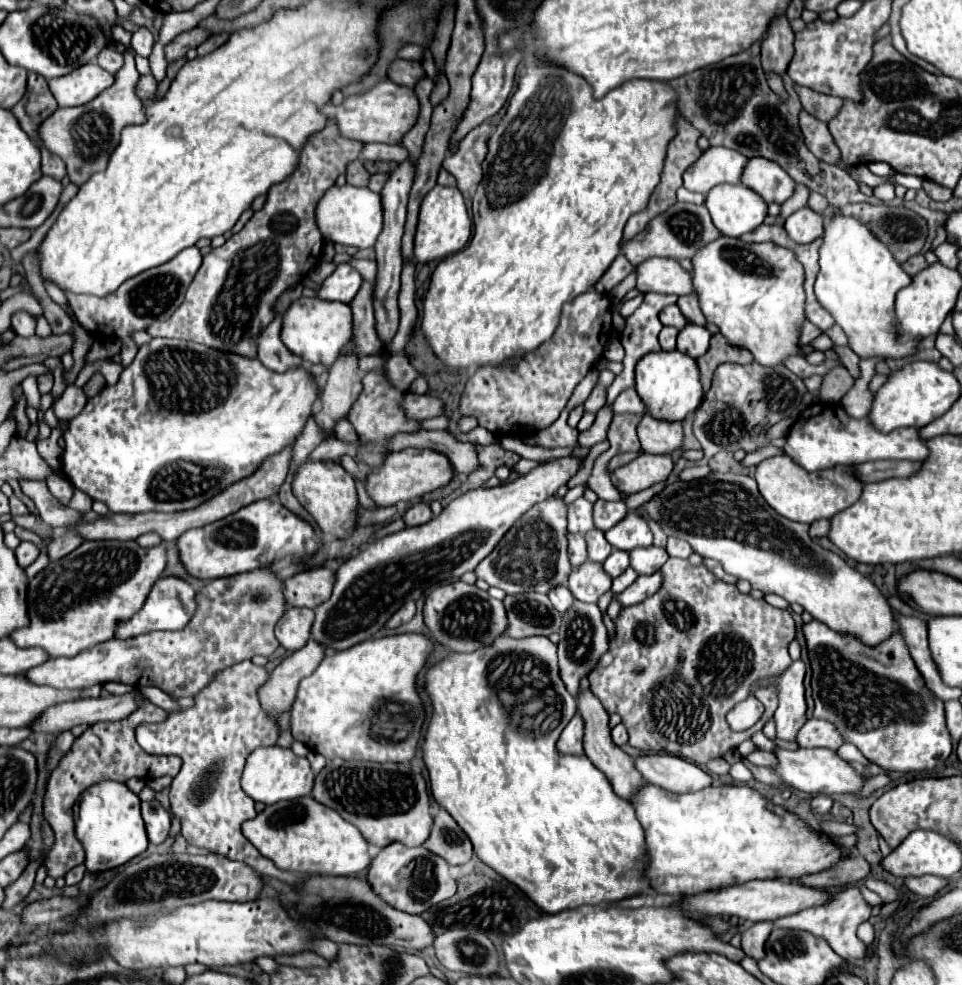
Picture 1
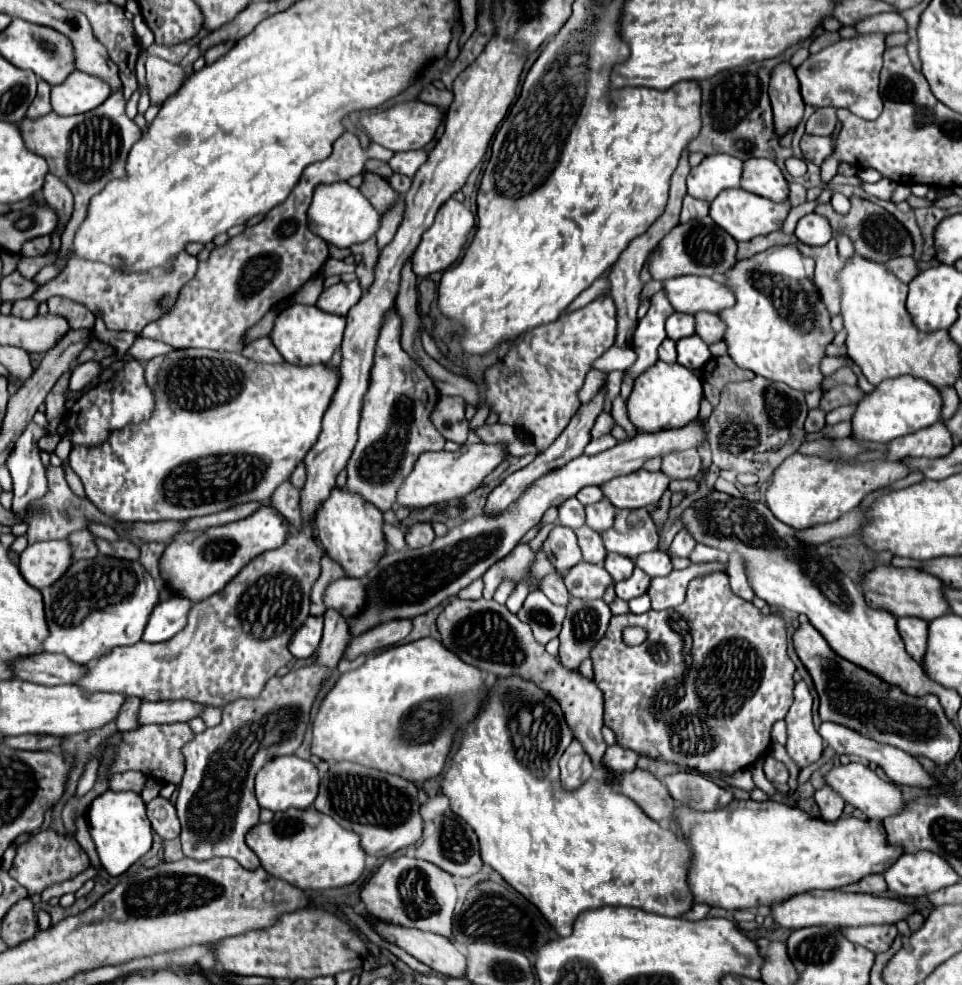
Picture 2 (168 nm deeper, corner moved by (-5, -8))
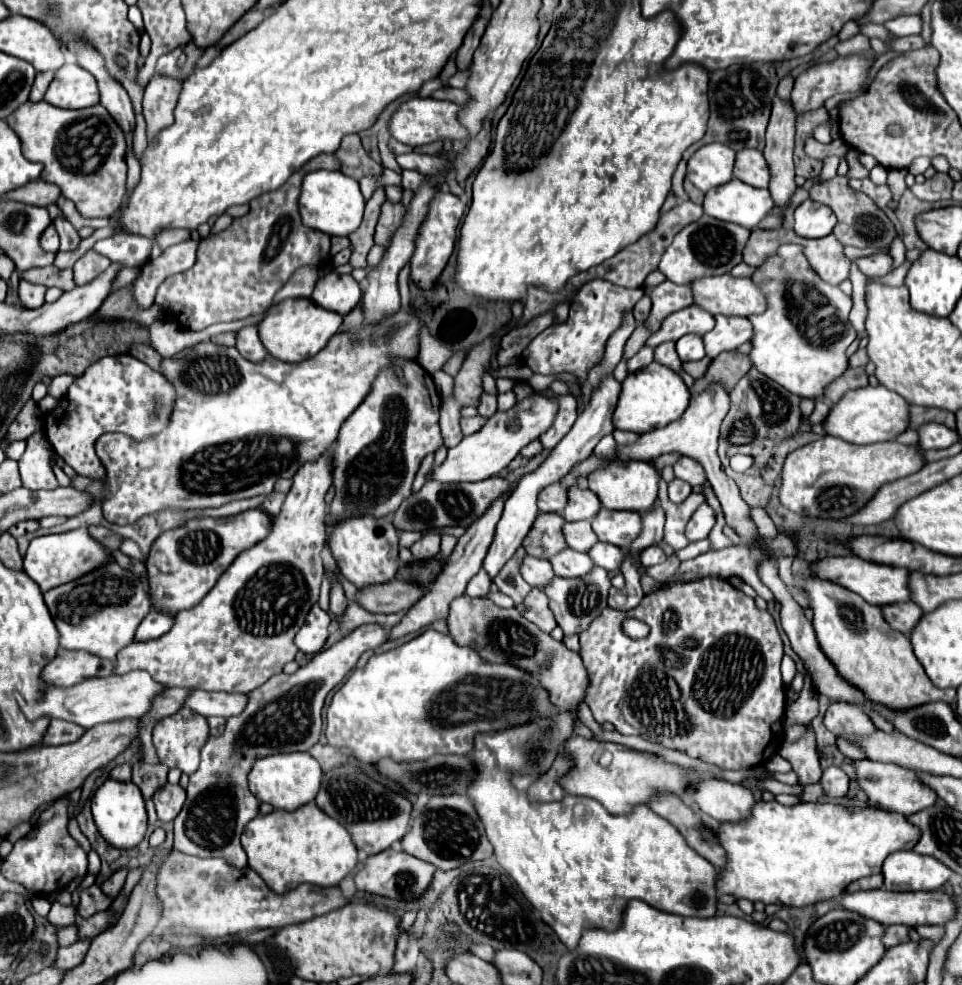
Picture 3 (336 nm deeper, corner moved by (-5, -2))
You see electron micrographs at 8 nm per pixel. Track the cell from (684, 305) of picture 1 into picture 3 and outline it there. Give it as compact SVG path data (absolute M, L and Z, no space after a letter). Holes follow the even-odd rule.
M715 316L717 324L711 332L703 336L705 342L705 352L709 358L719 356L721 352L737 350L741 344L751 340L753 326L747 318L737 318L737 316Z

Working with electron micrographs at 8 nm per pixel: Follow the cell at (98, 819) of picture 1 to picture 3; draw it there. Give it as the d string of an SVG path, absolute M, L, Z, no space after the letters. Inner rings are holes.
M107 778L95 792L93 802L93 820L101 832L101 836L115 848L129 850L135 848L147 832L147 812L145 812L145 800L141 796L141 790L133 782L119 782L113 778Z

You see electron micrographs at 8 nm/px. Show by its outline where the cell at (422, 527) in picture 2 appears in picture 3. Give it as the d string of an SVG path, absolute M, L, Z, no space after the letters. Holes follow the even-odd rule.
M425 532L423 538L419 542L415 542L415 546L411 546L411 554L415 556L415 560L423 560L423 558L433 558L439 552L439 534L437 532Z

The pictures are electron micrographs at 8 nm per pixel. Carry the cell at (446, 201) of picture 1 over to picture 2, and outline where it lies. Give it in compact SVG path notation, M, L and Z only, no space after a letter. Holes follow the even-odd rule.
M449 198L437 212L435 216L435 222L429 226L429 230L423 234L411 262L413 262L413 272L417 276L429 276L433 272L443 272L447 270L459 256L461 256L461 250L465 248L467 244L467 236L469 232L473 230L475 226L475 216L471 214L471 210L463 204L463 202L457 202L453 198Z

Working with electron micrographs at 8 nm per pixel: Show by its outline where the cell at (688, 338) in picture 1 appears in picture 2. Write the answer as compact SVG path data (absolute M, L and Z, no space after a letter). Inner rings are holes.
M697 334L679 340L677 342L677 354L679 354L677 362L685 368L691 368L691 370L699 370L711 360L709 346Z

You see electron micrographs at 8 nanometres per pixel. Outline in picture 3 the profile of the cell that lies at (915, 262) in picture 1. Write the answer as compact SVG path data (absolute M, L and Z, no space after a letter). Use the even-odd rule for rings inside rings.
M873 254L873 256L865 256L865 258L857 258L855 264L857 268L867 276L867 278L875 278L875 276L885 276L891 272L891 256L889 254Z

